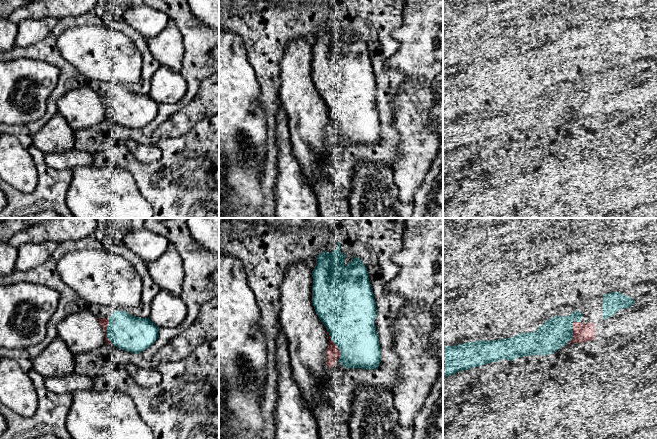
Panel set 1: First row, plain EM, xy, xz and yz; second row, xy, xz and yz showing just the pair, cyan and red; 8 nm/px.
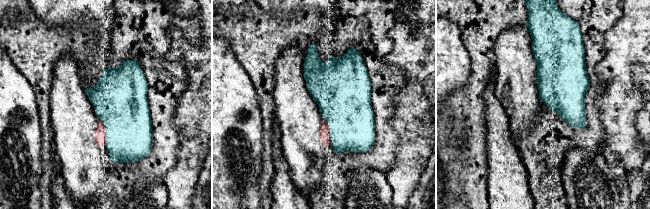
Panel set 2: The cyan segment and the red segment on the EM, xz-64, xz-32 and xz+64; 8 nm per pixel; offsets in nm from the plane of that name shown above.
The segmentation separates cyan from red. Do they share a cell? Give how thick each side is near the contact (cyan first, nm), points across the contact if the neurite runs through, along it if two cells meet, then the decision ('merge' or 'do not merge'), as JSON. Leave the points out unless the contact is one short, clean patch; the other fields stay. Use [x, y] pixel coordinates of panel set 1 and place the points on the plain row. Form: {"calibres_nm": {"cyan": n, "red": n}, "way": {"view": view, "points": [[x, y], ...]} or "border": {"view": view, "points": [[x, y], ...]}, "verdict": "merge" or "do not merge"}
{"calibres_nm": {"cyan": 420, "red": 110}, "verdict": "merge"}

